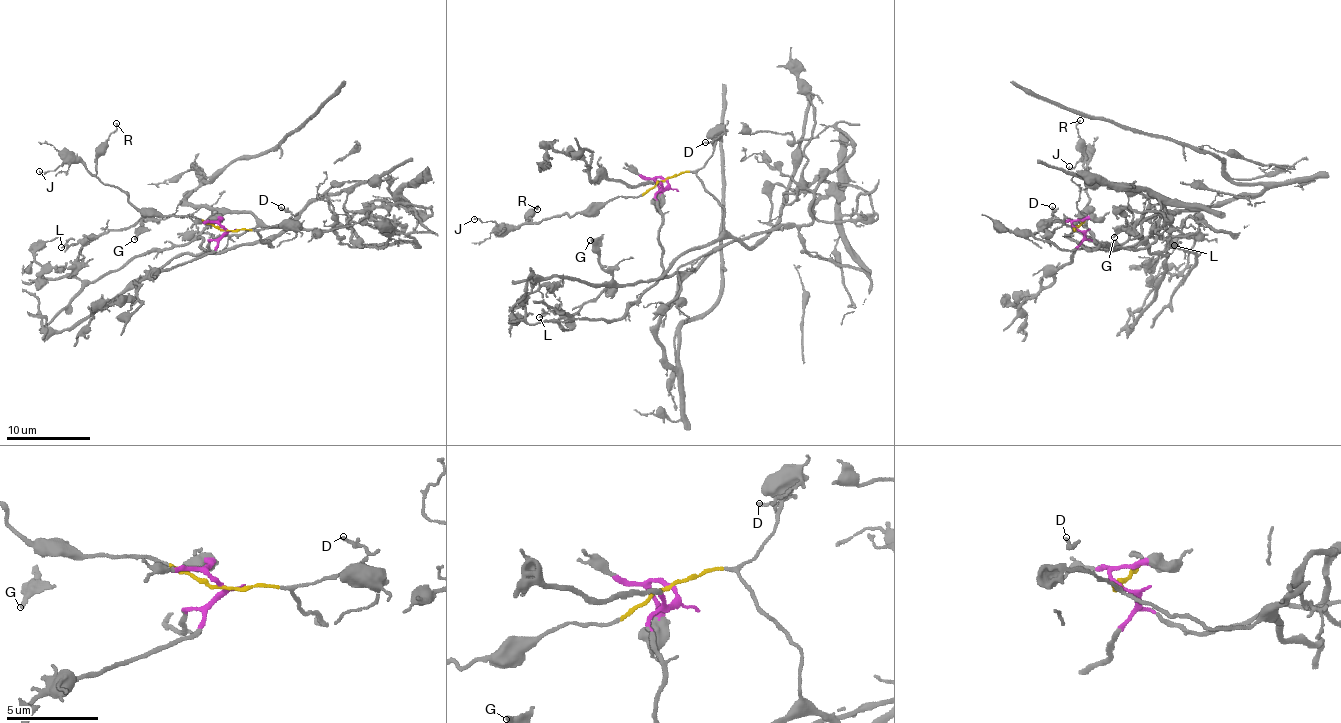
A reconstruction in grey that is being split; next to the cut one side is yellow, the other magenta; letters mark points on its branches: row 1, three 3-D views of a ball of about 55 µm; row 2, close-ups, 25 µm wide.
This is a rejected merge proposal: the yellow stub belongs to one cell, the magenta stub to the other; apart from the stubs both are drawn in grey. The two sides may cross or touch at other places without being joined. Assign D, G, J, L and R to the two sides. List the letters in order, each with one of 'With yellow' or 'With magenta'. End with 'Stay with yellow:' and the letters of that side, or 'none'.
D: With yellow
G: With magenta
J: With yellow
L: With magenta
R: With yellow
Stay with yellow: D, J, R

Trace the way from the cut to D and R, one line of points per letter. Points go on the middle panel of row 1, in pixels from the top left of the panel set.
D: (666, 180), (702, 167), (717, 139), (705, 141)
R: (666, 180), (636, 196), (614, 197), (574, 215), (538, 221), (526, 219), (535, 206), (538, 210)

